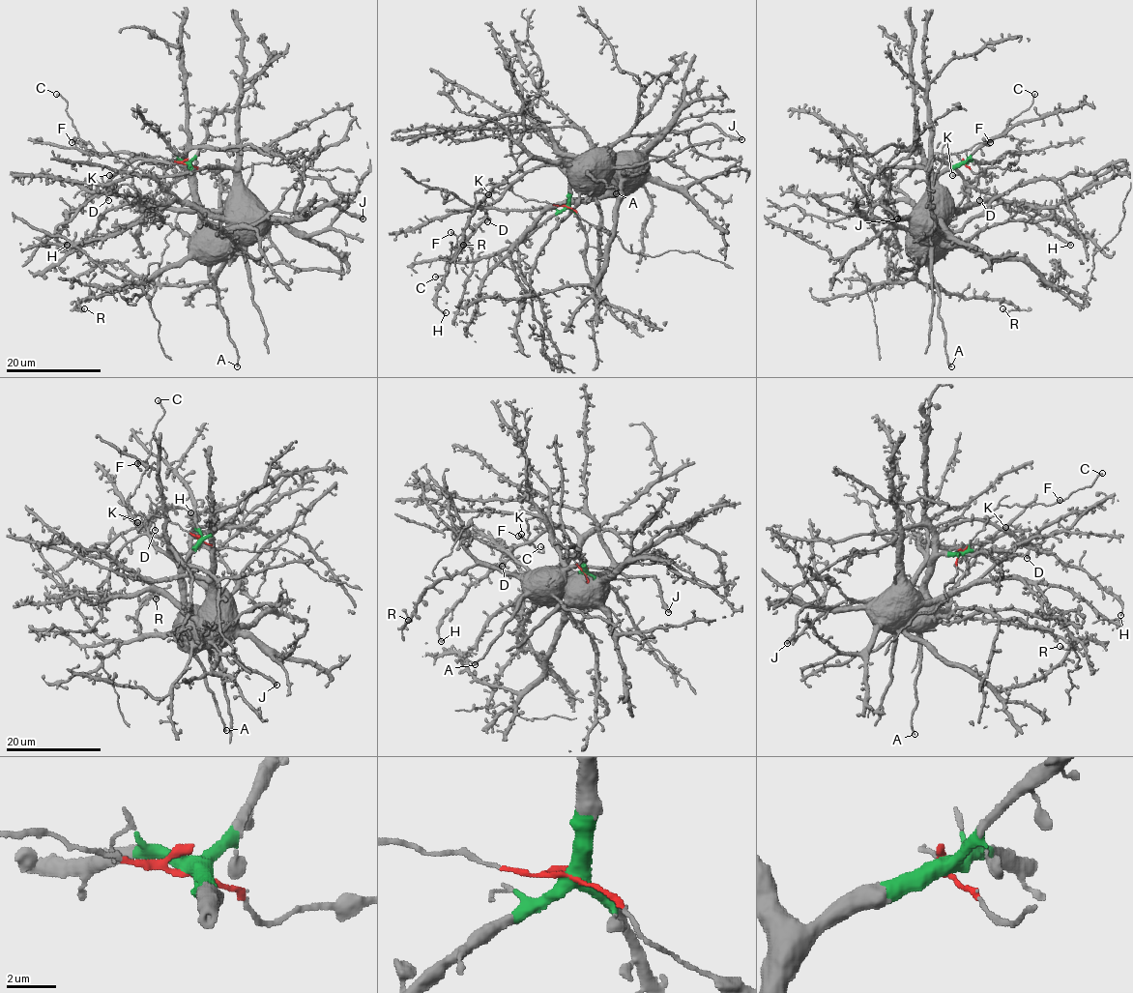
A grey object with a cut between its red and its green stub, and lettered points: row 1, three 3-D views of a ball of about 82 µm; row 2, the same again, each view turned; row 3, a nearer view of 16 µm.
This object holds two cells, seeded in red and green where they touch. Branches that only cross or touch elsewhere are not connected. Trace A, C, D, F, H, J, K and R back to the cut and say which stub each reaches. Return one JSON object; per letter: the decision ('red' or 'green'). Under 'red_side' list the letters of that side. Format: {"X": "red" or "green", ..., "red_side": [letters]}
{"A": "green", "C": "red", "D": "green", "F": "red", "H": "green", "J": "green", "K": "green", "R": "green", "red_side": ["C", "F"]}

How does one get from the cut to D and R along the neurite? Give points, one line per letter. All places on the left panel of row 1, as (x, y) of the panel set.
D: (187, 163), (190, 174), (176, 162), (130, 160), (109, 181), (104, 191), (108, 200)
R: (187, 163), (198, 211), (188, 253), (160, 268), (144, 282), (83, 299), (76, 308), (84, 308)

